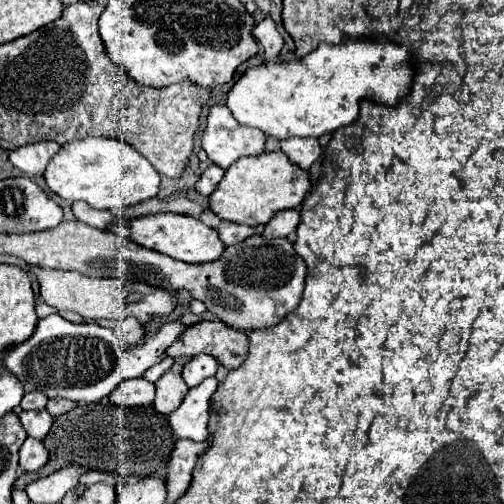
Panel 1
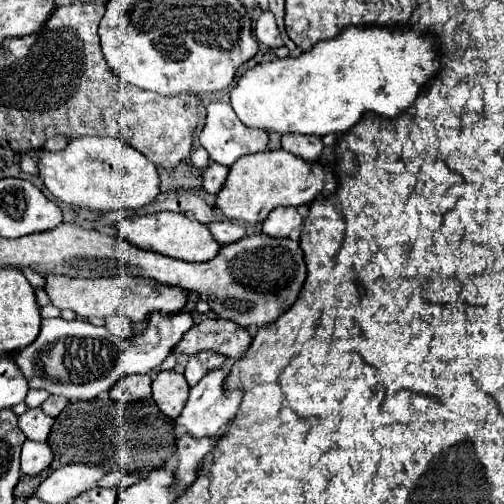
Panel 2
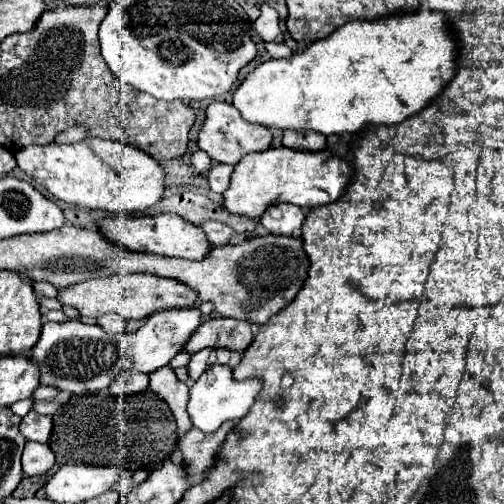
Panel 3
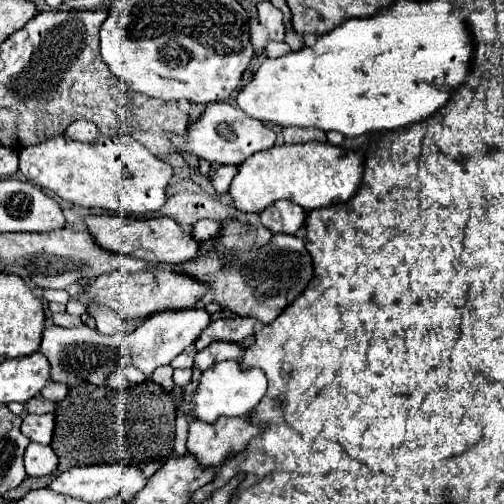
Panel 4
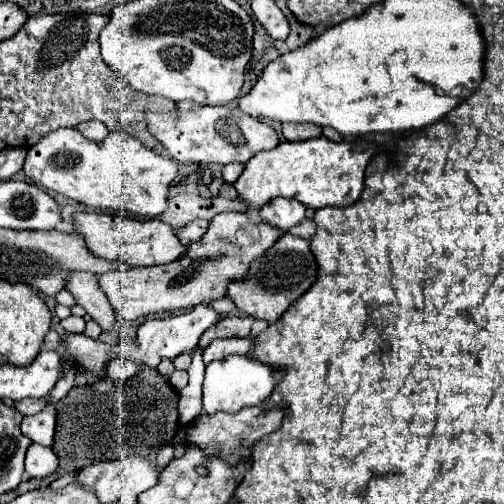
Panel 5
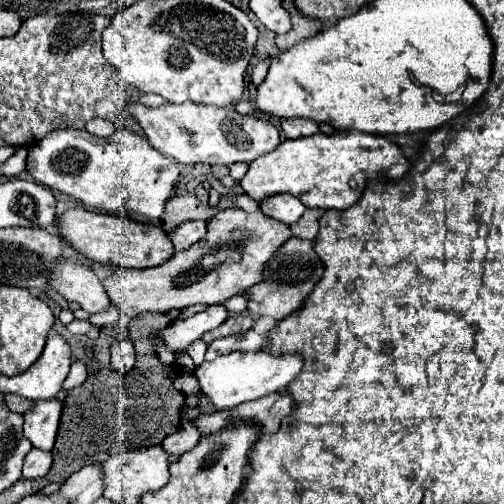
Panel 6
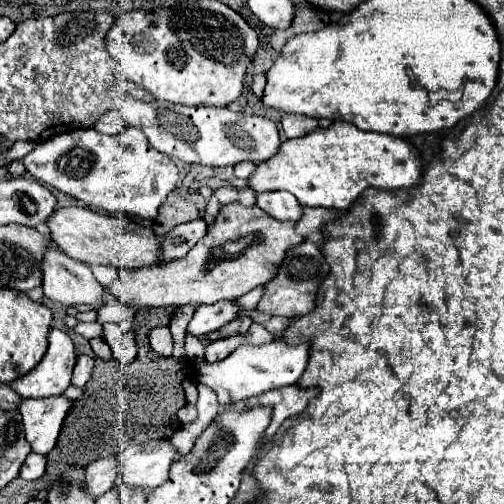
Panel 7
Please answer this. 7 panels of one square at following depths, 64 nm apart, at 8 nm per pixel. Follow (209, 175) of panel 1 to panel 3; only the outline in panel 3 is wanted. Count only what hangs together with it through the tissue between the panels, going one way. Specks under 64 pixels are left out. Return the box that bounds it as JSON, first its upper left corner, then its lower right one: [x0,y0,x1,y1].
[208,164,234,194]

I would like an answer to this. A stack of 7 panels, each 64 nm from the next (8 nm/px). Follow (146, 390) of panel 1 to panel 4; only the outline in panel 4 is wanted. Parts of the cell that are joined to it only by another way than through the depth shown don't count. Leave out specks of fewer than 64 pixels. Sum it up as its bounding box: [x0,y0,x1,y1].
[108,366,144,390]

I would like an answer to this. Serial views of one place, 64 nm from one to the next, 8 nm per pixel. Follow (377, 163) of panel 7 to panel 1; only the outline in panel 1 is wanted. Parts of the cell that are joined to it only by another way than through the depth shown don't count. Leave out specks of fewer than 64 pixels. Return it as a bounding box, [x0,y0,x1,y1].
[210,150,314,226]

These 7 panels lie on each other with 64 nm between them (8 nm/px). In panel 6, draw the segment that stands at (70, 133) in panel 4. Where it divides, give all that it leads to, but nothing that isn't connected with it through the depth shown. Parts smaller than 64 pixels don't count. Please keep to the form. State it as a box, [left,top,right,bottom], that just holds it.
[86,118,116,138]

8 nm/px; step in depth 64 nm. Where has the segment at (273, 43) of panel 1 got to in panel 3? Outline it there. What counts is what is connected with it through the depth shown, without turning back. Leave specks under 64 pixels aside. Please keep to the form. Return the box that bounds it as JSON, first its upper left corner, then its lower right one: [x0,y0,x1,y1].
[256,4,282,42]

